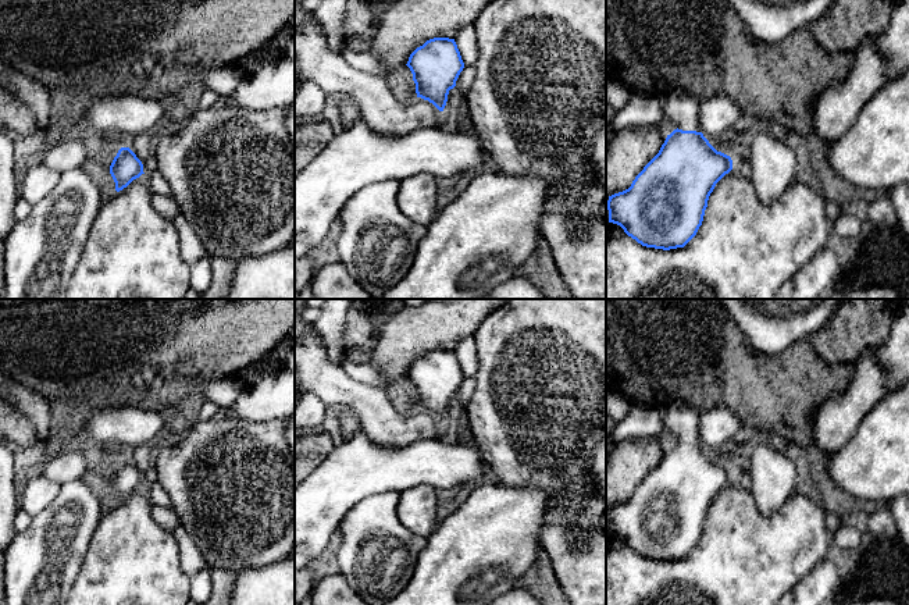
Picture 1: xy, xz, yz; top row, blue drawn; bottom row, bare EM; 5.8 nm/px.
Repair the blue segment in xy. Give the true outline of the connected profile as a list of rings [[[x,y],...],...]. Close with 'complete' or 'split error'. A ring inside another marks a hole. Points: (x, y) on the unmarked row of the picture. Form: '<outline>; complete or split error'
[[[121,459],[110,477],[110,485],[115,494],[115,502],[126,499],[143,484],[143,476],[129,459]]]; complete

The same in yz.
[[[675,399],[659,409],[666,427],[675,435],[659,465],[635,488],[631,498],[609,508],[609,534],[620,537],[624,544],[646,559],[684,559],[702,537],[707,512],[716,495],[732,481],[730,467],[717,463],[701,444],[701,410]]]; split error

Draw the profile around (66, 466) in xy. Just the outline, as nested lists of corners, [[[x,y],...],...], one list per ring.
[[[69,451],[58,452],[51,459],[44,460],[42,476],[63,485],[75,480],[85,480],[88,471],[93,467],[100,467],[110,480],[114,469],[118,465],[115,455],[104,455],[95,458],[90,452]]]

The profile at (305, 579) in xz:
[[[320,563],[295,570],[295,605],[300,605],[304,598],[310,597],[320,573]]]

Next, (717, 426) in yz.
[[[727,408],[701,410],[699,437],[707,452],[730,446],[734,435],[744,427],[738,416]]]

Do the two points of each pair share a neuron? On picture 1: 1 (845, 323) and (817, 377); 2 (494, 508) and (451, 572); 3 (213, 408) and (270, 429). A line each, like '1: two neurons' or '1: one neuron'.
1: two neurons
2: one neuron
3: two neurons

